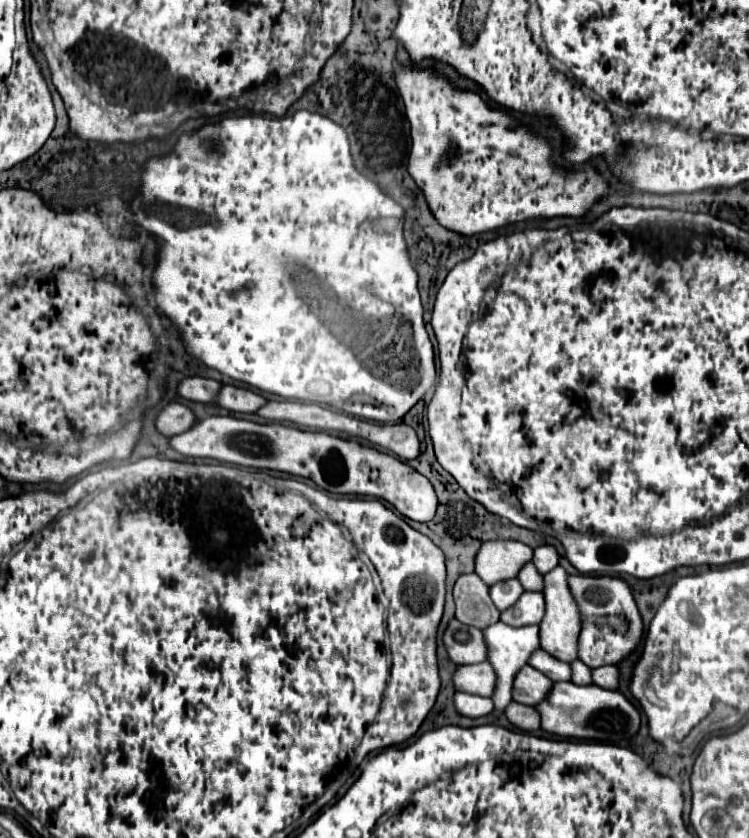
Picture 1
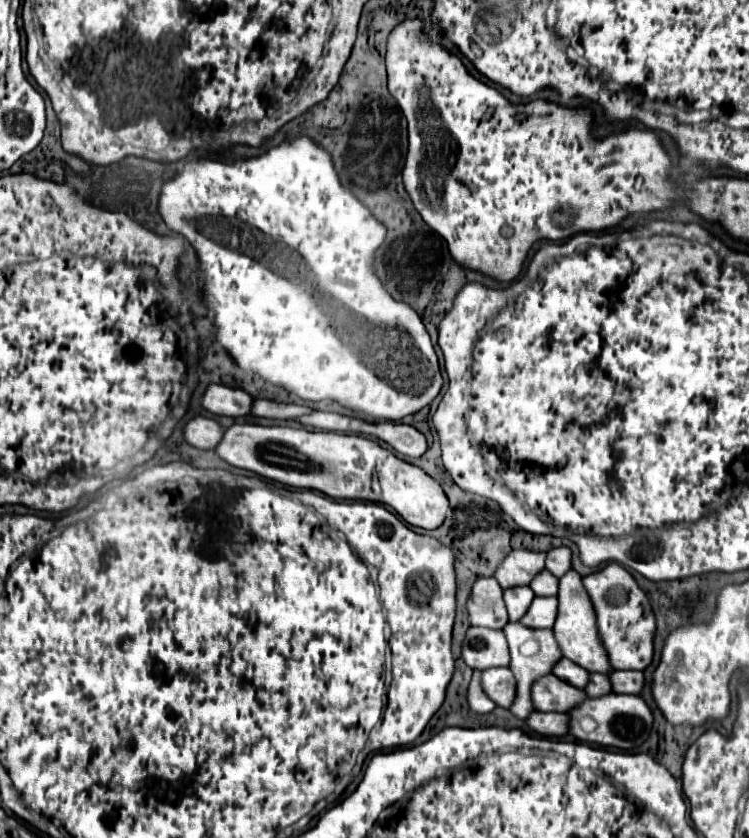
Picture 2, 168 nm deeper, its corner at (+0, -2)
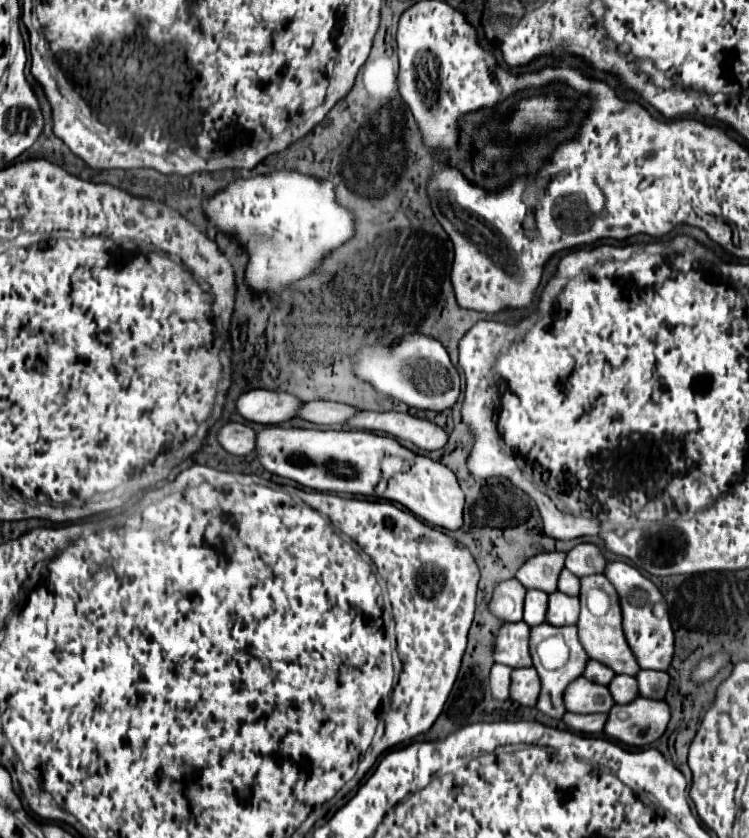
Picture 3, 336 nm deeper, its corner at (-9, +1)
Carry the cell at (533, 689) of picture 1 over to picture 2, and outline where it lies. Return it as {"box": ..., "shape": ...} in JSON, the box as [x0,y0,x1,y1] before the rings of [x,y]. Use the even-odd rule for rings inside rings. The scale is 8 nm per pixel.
{"box":[533,675,587,713],"shape":[[[547,675],[533,685],[533,703],[537,711],[567,713],[575,703],[583,703],[583,699],[587,699],[583,689],[575,689],[555,675]]]}

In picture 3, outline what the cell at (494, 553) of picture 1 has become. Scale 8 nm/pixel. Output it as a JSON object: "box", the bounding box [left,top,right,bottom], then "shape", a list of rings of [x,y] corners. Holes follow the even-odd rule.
{"box":[516,552,566,594],"shape":[[[542,552],[528,558],[516,572],[516,580],[524,588],[536,588],[546,594],[556,590],[556,580],[564,568],[566,552]]]}

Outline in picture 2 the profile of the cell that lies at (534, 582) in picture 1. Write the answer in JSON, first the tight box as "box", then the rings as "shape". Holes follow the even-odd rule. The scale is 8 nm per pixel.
{"box":[529,569,559,595],"shape":[[[543,569],[529,587],[535,591],[535,595],[555,595],[555,591],[559,591],[559,579]]]}

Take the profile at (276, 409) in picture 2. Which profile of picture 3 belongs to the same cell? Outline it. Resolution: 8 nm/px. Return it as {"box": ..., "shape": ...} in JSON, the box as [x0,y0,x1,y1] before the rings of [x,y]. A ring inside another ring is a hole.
{"box":[298,402,358,424],"shape":[[[304,402],[298,408],[298,418],[316,422],[316,424],[344,424],[352,412],[358,412],[356,408],[340,402]]]}

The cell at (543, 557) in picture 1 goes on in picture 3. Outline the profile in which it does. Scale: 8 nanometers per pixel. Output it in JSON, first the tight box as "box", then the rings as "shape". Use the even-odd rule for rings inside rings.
{"box":[566,544,606,578],"shape":[[[578,544],[566,554],[566,568],[578,578],[586,574],[600,574],[604,572],[604,566],[606,560],[594,544]]]}

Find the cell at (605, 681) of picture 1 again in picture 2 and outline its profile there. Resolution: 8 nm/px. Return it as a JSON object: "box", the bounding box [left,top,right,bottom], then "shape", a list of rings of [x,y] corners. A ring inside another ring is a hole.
{"box":[609,671,645,695],"shape":[[[613,671],[609,675],[609,679],[613,683],[615,693],[639,695],[643,691],[643,685],[645,685],[645,677],[641,671]]]}

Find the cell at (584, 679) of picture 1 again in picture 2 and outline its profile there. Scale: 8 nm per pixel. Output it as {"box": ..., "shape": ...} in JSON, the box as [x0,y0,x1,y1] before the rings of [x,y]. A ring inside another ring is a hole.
{"box":[585,673,611,697],"shape":[[[591,673],[589,685],[585,687],[585,693],[587,693],[589,697],[599,697],[599,695],[611,693],[611,681],[609,681],[609,675],[603,675],[603,673]]]}

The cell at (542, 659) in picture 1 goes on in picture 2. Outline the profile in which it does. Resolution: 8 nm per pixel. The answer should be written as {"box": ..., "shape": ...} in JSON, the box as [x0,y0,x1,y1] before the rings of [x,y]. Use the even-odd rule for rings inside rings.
{"box":[553,659,589,689],"shape":[[[561,659],[555,667],[553,667],[555,675],[567,683],[571,683],[577,689],[585,689],[587,685],[587,675],[589,671],[583,671],[583,667],[579,667],[577,663],[571,663],[569,659]]]}

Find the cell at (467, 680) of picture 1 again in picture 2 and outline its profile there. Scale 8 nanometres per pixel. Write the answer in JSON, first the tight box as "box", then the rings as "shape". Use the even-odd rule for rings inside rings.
{"box":[481,667,515,709],"shape":[[[493,667],[485,669],[481,675],[483,691],[499,705],[509,709],[511,701],[515,701],[515,677],[509,667]]]}

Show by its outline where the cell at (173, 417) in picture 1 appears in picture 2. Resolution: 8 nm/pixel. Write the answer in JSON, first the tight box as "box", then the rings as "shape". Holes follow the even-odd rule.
{"box":[183,417,225,449],"shape":[[[195,417],[185,425],[183,435],[185,435],[185,441],[193,447],[215,449],[219,445],[219,439],[223,439],[223,431],[225,429],[213,419]]]}

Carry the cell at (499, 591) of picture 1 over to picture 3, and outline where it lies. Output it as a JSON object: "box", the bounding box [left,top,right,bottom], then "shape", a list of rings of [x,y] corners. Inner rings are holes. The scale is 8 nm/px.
{"box":[524,590,548,626],"shape":[[[528,590],[524,598],[524,622],[528,626],[542,624],[546,618],[546,606],[548,606],[548,594],[540,590]]]}

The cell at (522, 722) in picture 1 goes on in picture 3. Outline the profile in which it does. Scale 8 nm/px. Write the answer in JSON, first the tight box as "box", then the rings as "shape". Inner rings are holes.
{"box":[562,712,606,734],"shape":[[[566,712],[562,722],[574,730],[574,732],[584,732],[584,734],[598,734],[604,728],[606,714],[572,714]]]}

